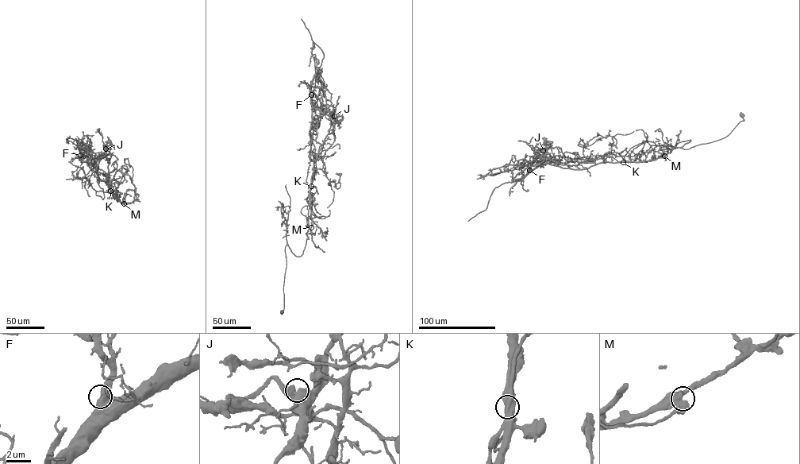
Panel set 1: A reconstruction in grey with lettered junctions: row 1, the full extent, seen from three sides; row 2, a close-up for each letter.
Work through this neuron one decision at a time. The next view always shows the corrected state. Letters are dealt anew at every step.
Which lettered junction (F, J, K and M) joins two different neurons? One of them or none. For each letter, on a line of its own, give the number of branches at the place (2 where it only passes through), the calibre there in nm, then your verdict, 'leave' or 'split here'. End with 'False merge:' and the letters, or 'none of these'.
F: 2 | 600 nm | leave
J: 2 | 600 nm | leave
K: 2 | 650 nm | split here
M: 2 | 650 nm | leave
False merge: K

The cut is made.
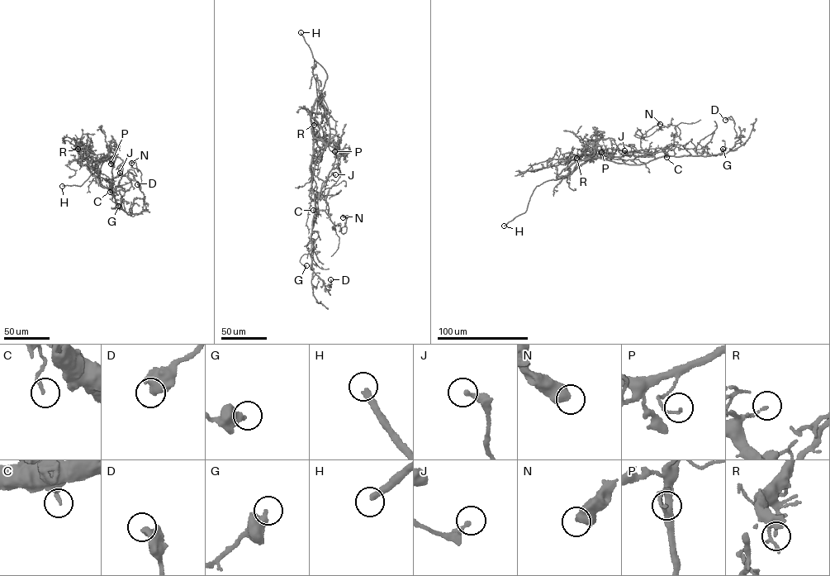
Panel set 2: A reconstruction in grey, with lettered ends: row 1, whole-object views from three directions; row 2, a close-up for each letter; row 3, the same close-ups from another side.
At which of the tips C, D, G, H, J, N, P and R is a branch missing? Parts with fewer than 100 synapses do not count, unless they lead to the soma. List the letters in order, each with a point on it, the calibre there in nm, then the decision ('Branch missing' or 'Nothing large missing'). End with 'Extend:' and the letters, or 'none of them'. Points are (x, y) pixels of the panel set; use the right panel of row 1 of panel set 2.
C: Place: (666, 157). Thickness 170 nm. Nothing large missing
D: Place: (725, 120). Thickness 600 nm. Nothing large missing
G: Place: (723, 149). Thickness 440 nm. Nothing large missing
H: Place: (504, 226). Thickness 300 nm. Branch missing
J: Place: (624, 150). Thickness 260 nm. Nothing large missing
N: Place: (660, 124). Thickness 550 nm. Nothing large missing
P: Place: (601, 152). Thickness 110 nm. Nothing large missing
R: Place: (576, 158). Thickness 90 nm. Nothing large missing
Extend: H

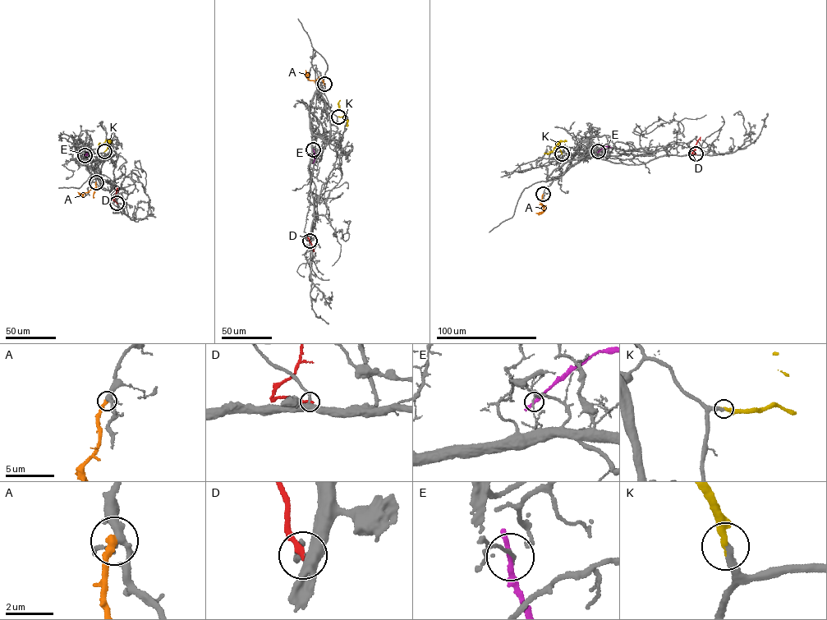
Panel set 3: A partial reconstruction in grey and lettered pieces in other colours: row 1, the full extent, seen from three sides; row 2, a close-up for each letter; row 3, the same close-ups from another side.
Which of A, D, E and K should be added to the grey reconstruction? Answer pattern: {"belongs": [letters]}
{"belongs": ["K"]}

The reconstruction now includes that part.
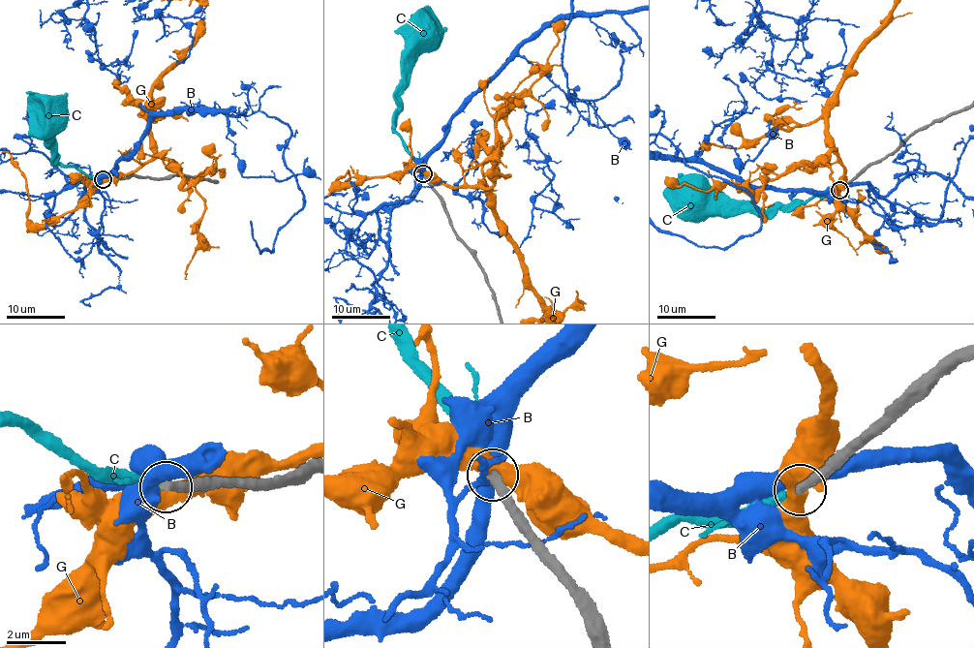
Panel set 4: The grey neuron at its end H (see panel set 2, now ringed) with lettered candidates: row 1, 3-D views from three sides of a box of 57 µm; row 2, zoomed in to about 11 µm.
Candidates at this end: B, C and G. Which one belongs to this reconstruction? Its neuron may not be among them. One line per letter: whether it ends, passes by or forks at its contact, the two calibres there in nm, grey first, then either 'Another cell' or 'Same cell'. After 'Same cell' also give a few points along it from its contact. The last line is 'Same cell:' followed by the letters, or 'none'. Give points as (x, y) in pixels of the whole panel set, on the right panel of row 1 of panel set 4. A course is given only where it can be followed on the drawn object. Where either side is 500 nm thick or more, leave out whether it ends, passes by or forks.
B: It passes by. Thickness 360 nm (grey) against 480 nm. Another cell
C: It ends there. Thickness 340 nm (grey) against 180 nm. Same cell
G: It passes by. Thickness 400 nm (grey) against 480 nm. Another cell
Same cell: C

